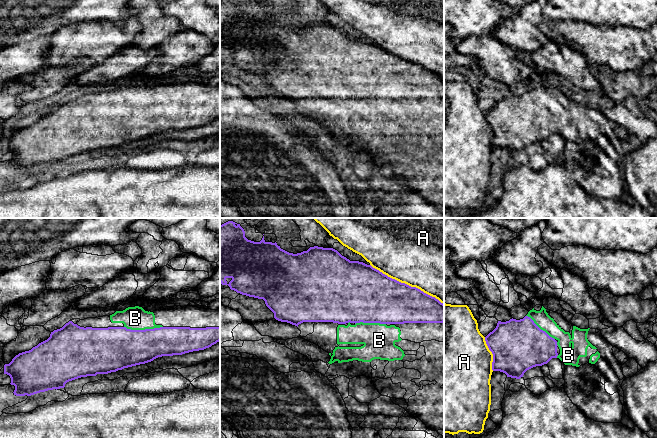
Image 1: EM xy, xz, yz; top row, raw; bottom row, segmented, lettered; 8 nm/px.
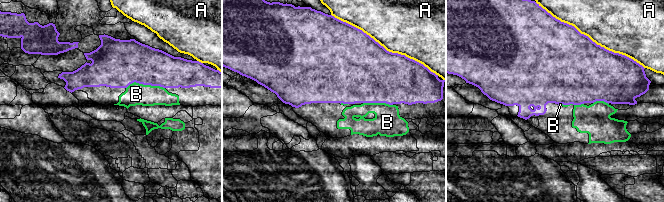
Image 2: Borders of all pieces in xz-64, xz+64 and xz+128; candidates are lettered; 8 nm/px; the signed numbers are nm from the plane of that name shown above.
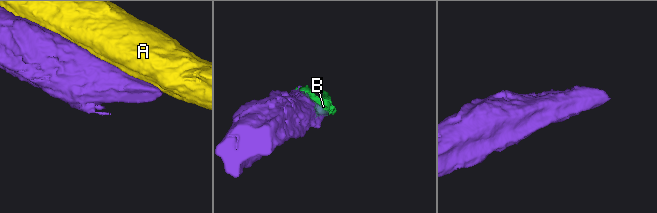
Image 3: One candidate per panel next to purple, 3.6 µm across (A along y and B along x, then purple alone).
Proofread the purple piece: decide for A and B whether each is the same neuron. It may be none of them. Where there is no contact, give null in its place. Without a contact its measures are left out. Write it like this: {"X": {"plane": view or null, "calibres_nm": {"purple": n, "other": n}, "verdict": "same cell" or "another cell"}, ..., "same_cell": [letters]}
{"A": {"plane": "xz", "calibres_nm": {"purple": 380, "other": 500}, "verdict": "another cell"}, "B": {"plane": "xy", "calibres_nm": {"purple": 340, "other": 190}, "verdict": "same cell"}, "same_cell": ["B"]}

